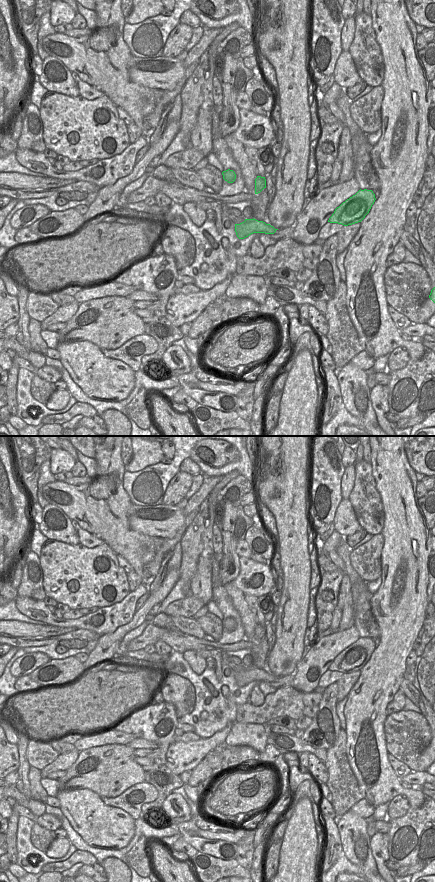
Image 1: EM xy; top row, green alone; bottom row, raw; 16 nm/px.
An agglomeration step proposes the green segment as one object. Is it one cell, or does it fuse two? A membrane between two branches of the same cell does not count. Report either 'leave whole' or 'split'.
leave whole

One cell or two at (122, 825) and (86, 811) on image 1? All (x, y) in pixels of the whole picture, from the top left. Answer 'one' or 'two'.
one

